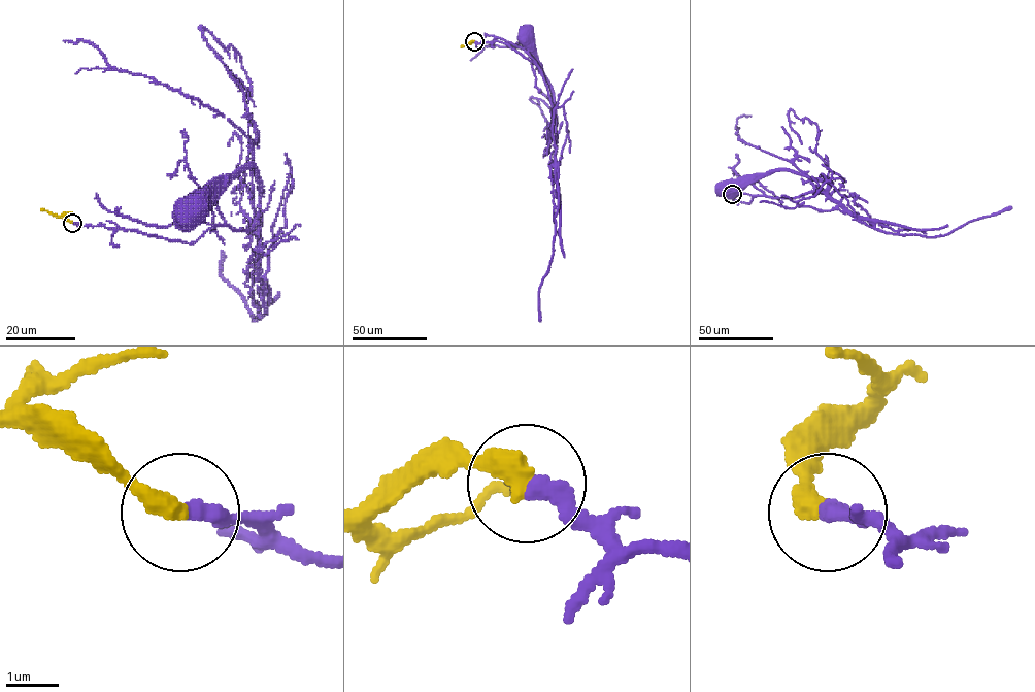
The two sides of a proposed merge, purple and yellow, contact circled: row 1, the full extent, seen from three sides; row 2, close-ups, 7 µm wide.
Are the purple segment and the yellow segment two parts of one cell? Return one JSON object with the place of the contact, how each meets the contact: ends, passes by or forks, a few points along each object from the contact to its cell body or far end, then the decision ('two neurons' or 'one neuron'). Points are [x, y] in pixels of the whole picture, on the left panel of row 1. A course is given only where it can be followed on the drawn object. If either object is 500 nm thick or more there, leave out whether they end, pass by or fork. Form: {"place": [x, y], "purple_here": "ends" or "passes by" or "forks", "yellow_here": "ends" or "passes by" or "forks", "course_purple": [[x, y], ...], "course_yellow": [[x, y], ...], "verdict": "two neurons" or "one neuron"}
{"place": [72, 223], "purple_here": "ends", "yellow_here": "ends", "course_purple": [[72, 223], [194, 242], [220, 226], [248, 230], [260, 209], [257, 170], [242, 167], [206, 189], [203, 199]], "course_yellow": [[72, 223], [42, 210]], "verdict": "one neuron"}

